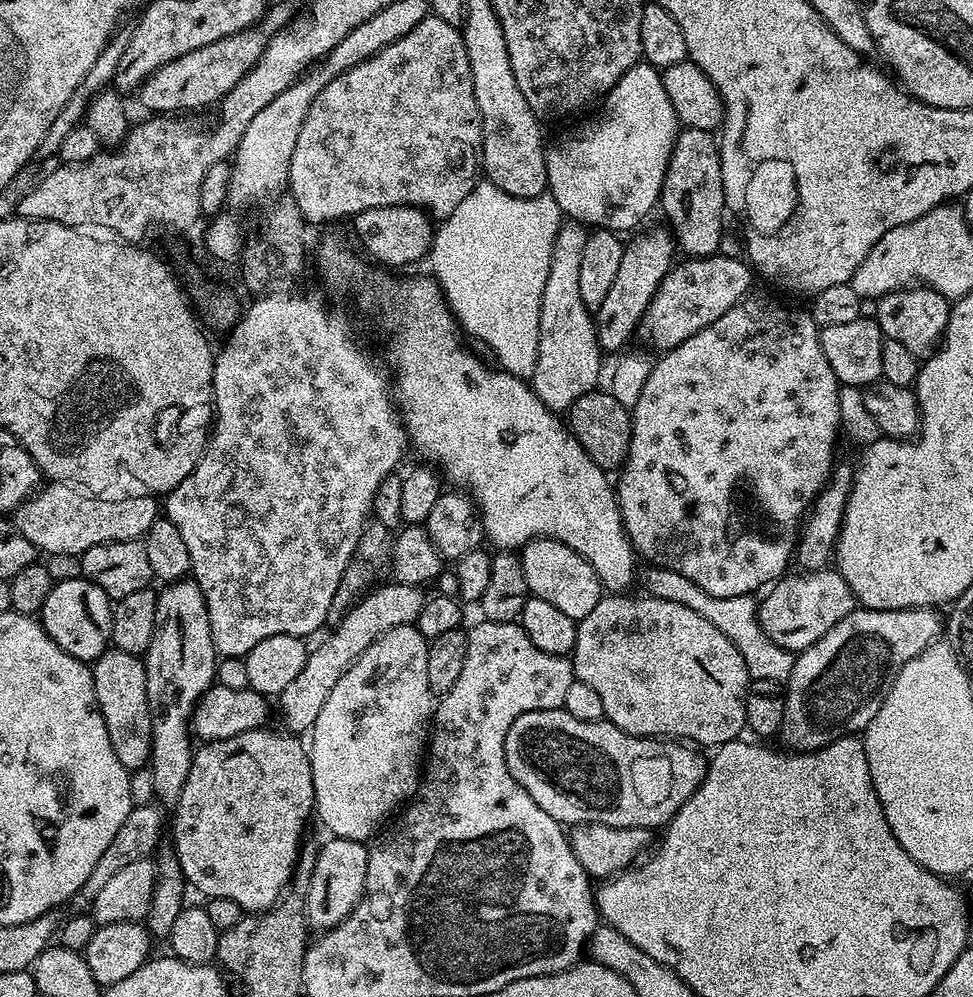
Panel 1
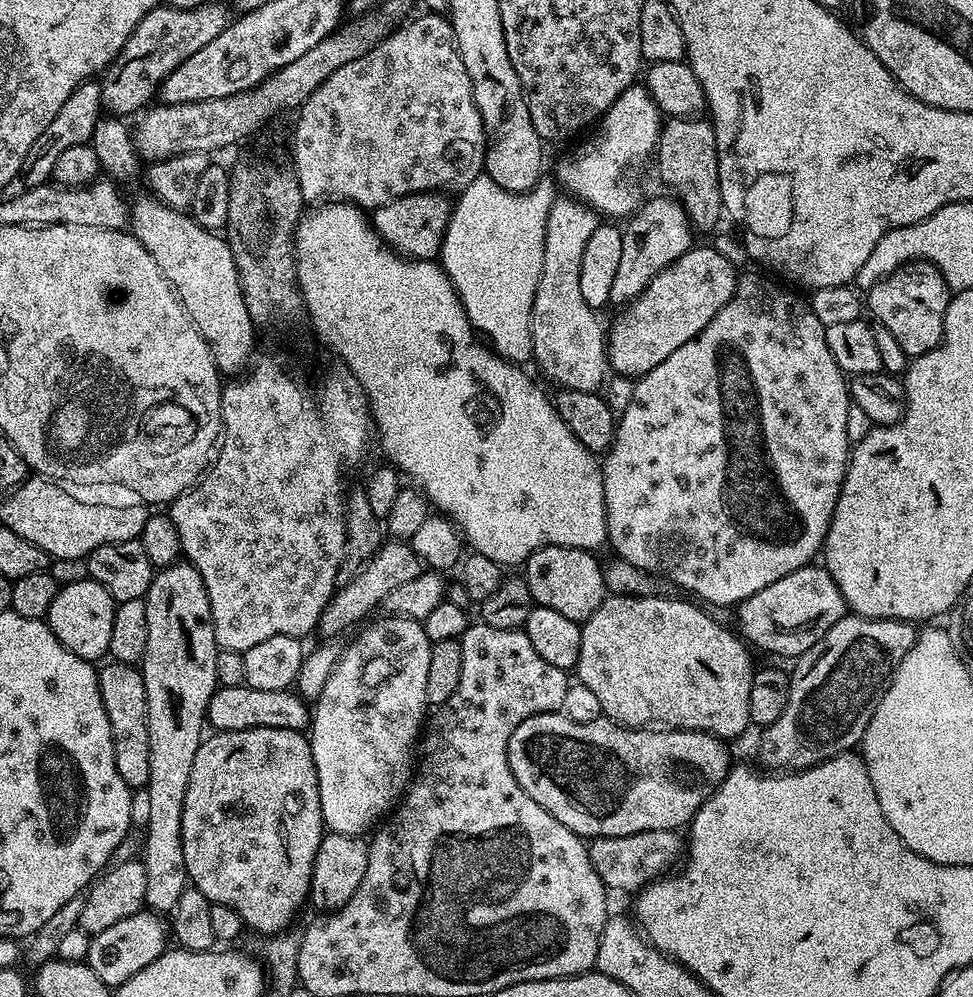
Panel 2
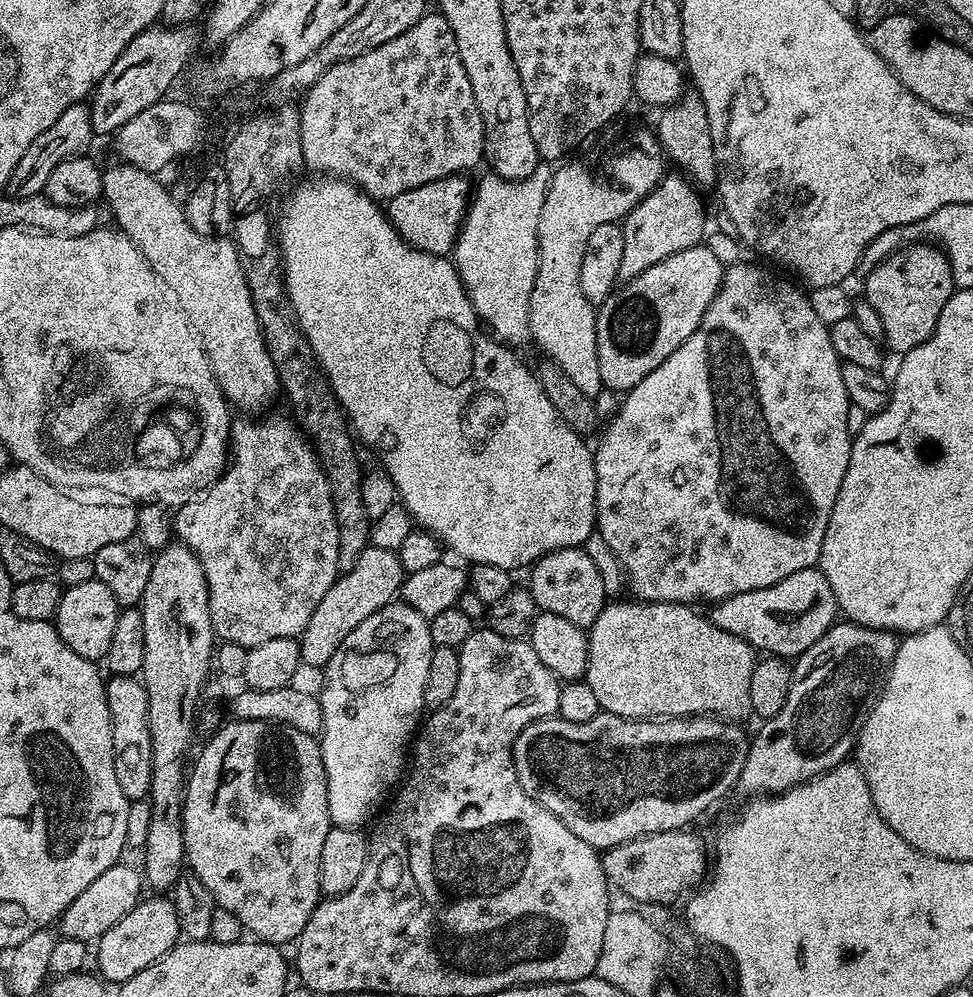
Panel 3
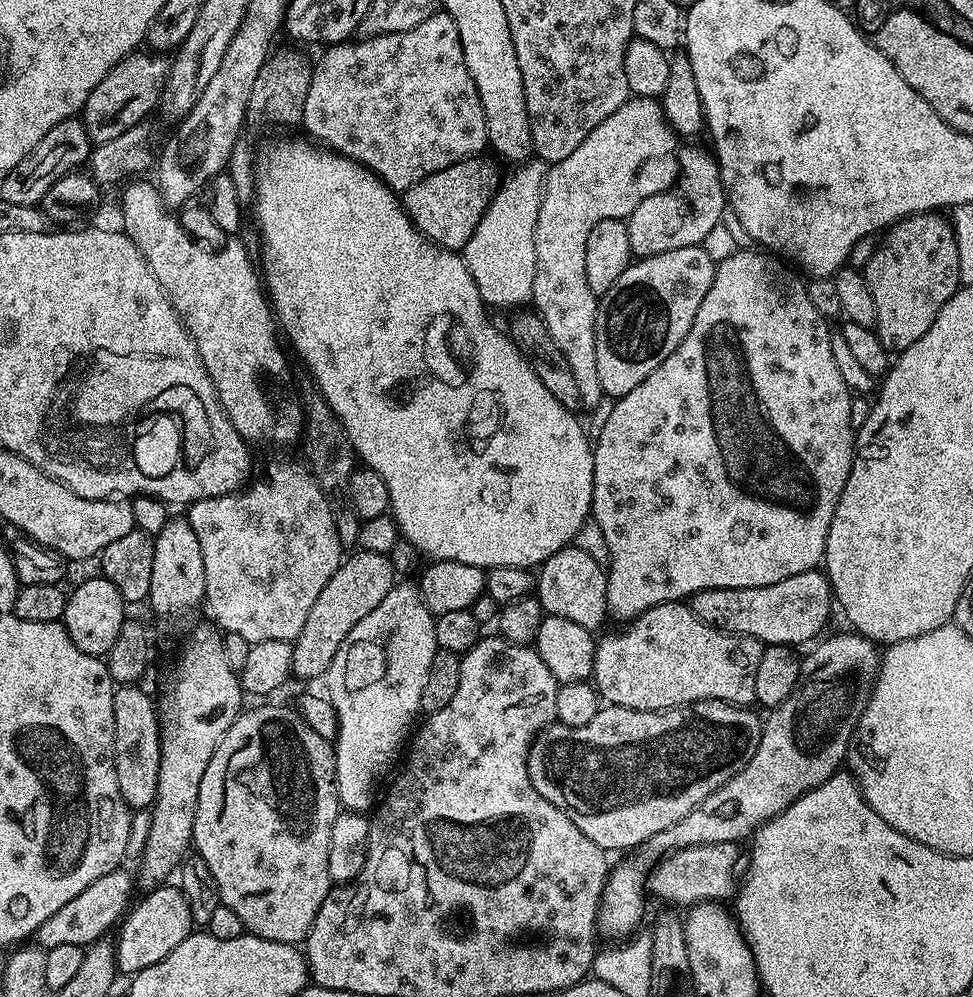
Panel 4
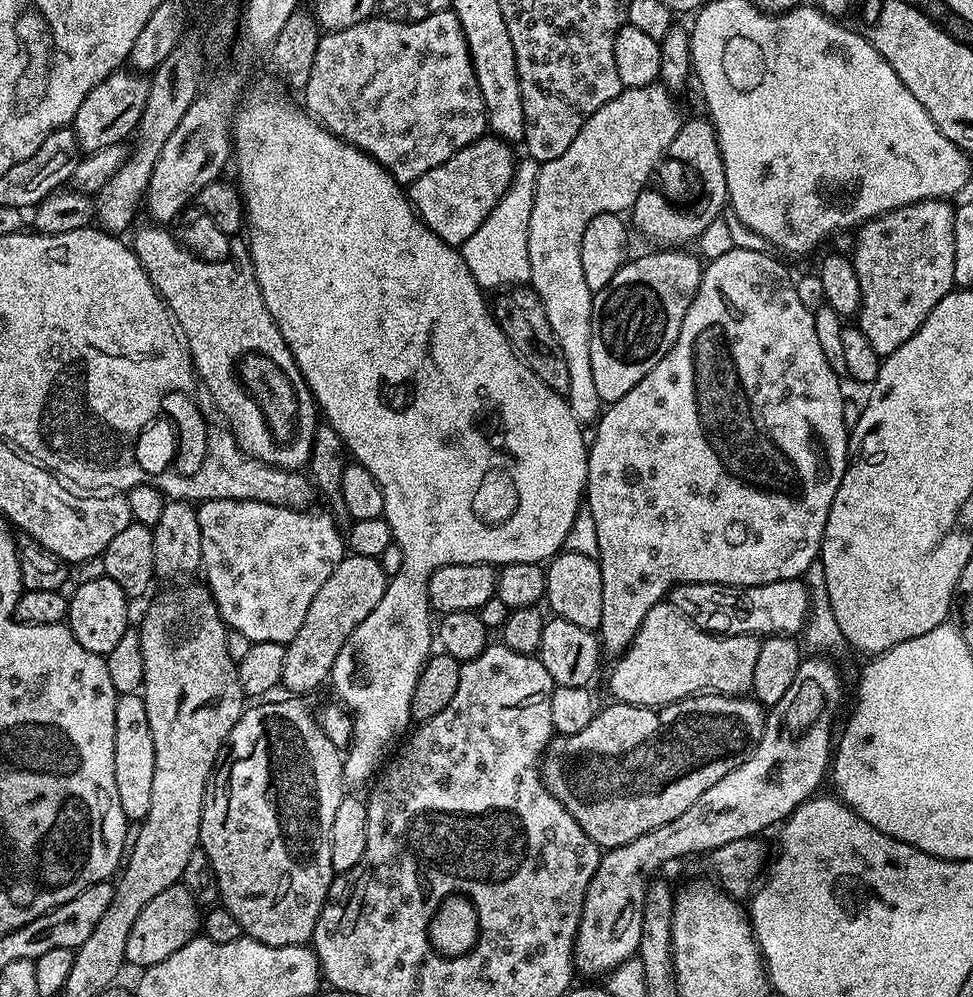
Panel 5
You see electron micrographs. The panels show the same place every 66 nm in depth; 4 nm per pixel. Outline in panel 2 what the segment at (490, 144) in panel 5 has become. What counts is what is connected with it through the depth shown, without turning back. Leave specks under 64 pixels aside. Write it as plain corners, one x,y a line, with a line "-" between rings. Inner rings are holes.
415,192
394,202
371,209
372,227
392,251
410,260
436,260
446,234
452,204
447,195
439,192

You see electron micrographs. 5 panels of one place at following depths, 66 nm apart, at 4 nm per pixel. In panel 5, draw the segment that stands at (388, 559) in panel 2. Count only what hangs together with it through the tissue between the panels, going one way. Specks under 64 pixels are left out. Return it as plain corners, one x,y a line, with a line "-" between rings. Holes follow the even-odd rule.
348,554
345,555
342,562
338,562
334,566
334,574
330,574
330,578
326,578
322,590
318,590
318,594
314,594
314,602
310,602
310,610
306,610
306,622
302,622
298,634
294,634
294,638
286,645
286,663
282,666
280,683
285,689
288,687
292,691
289,693
312,692
323,680
325,683
331,677
332,667
338,658
338,650
342,650
346,638
350,638
352,631
370,614
370,610
374,610
374,606
378,606
378,602
382,602
382,594
386,590
388,581
389,577
384,575
377,558

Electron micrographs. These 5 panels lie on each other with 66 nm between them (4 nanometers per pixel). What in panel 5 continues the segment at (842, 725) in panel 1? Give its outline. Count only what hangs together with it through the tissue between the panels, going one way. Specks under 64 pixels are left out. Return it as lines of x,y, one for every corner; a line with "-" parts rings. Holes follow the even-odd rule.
824,658
801,659
798,674
794,674
794,682
790,682
790,690
786,690
782,699
767,709
764,733
756,749
749,752
738,767
730,770
726,778
714,782
714,786
710,786
710,790
706,790
706,794
702,794
702,798
694,802
694,806
682,810
682,814
678,814
674,822
666,822
666,826
658,826
653,832
634,838
634,842
609,848
601,855
598,870
594,870
594,878
590,878
590,886
586,890
582,918
576,931
574,968
579,975
581,972
584,976
603,977
639,953
646,887
644,868
660,868
679,856
690,855
691,852
711,854
726,846
726,842
738,842
738,838
759,837
764,834
760,832
774,827
776,823
777,827
792,815
794,809
800,808
821,791
820,783
829,775
830,761
834,755
832,719
840,708
840,680
828,664
831,663

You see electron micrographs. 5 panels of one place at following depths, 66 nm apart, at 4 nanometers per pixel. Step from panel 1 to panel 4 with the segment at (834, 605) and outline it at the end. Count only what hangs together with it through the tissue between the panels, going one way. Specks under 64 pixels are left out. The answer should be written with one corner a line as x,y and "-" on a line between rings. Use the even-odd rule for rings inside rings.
820,570
794,574
794,578
774,582
774,586
702,590
690,598
690,607
696,619
709,628
737,636
751,636
765,646
797,646
796,644
804,644
807,640
815,641
816,634
828,618
828,607
831,609
833,604
834,597
828,586
828,577

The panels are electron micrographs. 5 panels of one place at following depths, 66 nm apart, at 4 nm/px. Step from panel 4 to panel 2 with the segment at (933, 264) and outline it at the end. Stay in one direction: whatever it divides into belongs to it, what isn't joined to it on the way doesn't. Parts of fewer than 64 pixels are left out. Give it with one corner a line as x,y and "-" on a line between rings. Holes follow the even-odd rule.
909,262
898,271
892,272
886,278
879,280
874,287
867,289
866,308
867,311
868,308
872,311
873,317
871,316
871,319
875,323
886,326
886,330
890,330
890,334
894,334
894,339
902,346
902,350
906,350
908,357
915,358
934,350
940,345
940,340
944,336
946,310
952,298
953,293
937,268
932,264
923,262

